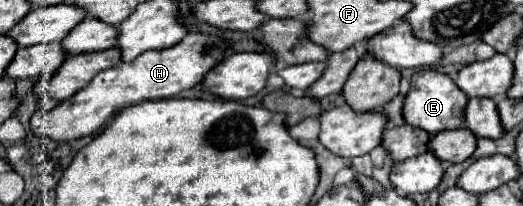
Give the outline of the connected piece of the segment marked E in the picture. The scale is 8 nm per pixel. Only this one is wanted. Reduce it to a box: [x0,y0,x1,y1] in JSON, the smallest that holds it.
[401,70,467,136]

